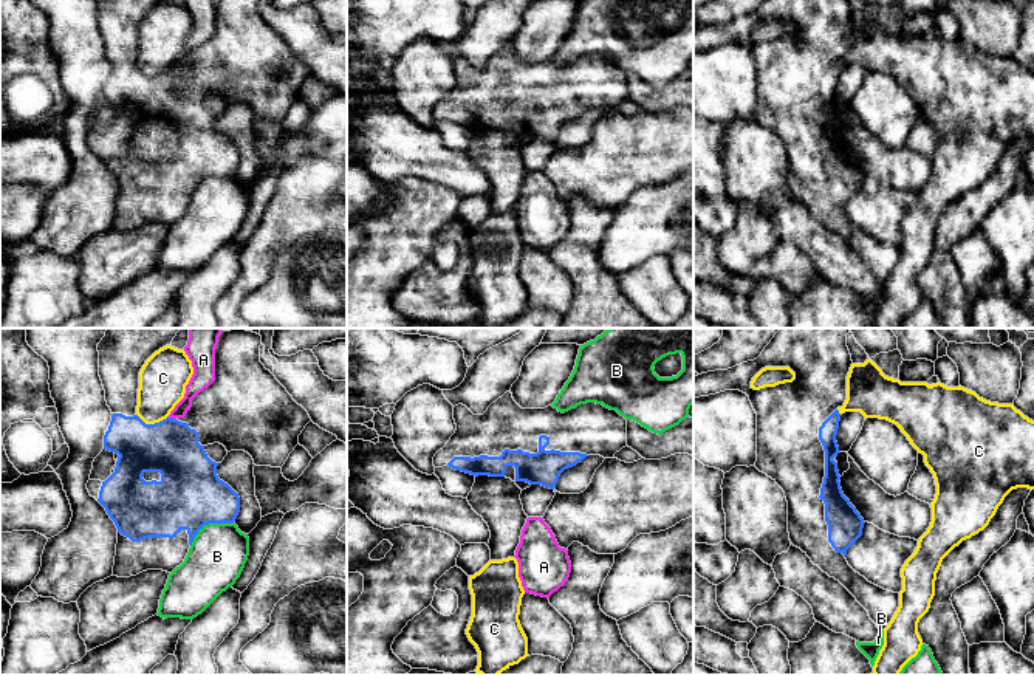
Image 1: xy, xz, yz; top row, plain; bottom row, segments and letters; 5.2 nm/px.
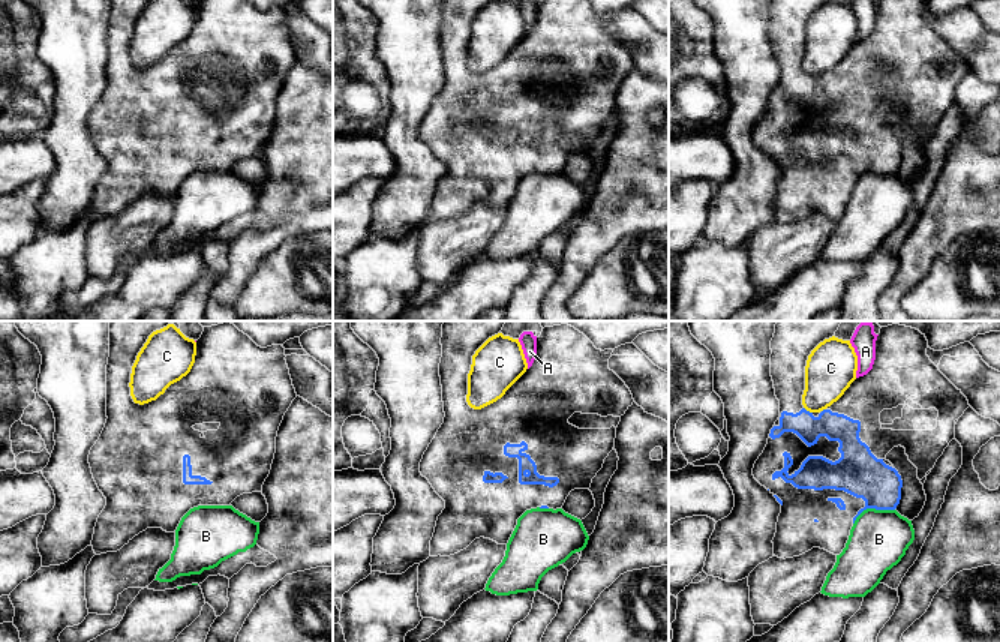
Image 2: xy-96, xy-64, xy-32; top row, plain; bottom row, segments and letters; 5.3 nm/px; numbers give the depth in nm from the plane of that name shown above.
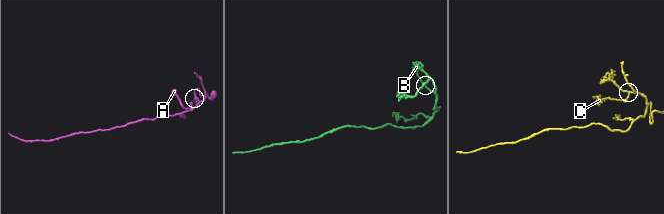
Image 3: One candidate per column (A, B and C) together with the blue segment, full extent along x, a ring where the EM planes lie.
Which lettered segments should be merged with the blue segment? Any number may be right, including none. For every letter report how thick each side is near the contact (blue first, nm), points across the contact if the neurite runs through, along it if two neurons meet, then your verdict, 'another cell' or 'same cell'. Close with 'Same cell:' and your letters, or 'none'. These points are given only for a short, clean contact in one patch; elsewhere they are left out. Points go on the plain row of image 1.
A: 280 nm thick on the blue side, 100 nm on the other; border along xy (167, 70), (175, 73); another cell
B: 340 nm thick on the blue side, 300 nm on the other; border along xy (232, 175), (206, 177), (191, 198); another cell
C: 280 nm thick on the blue side, 240 nm on the other; border along xy (136, 67), (146, 76), (158, 76), (167, 70); another cell
Same cell: none

